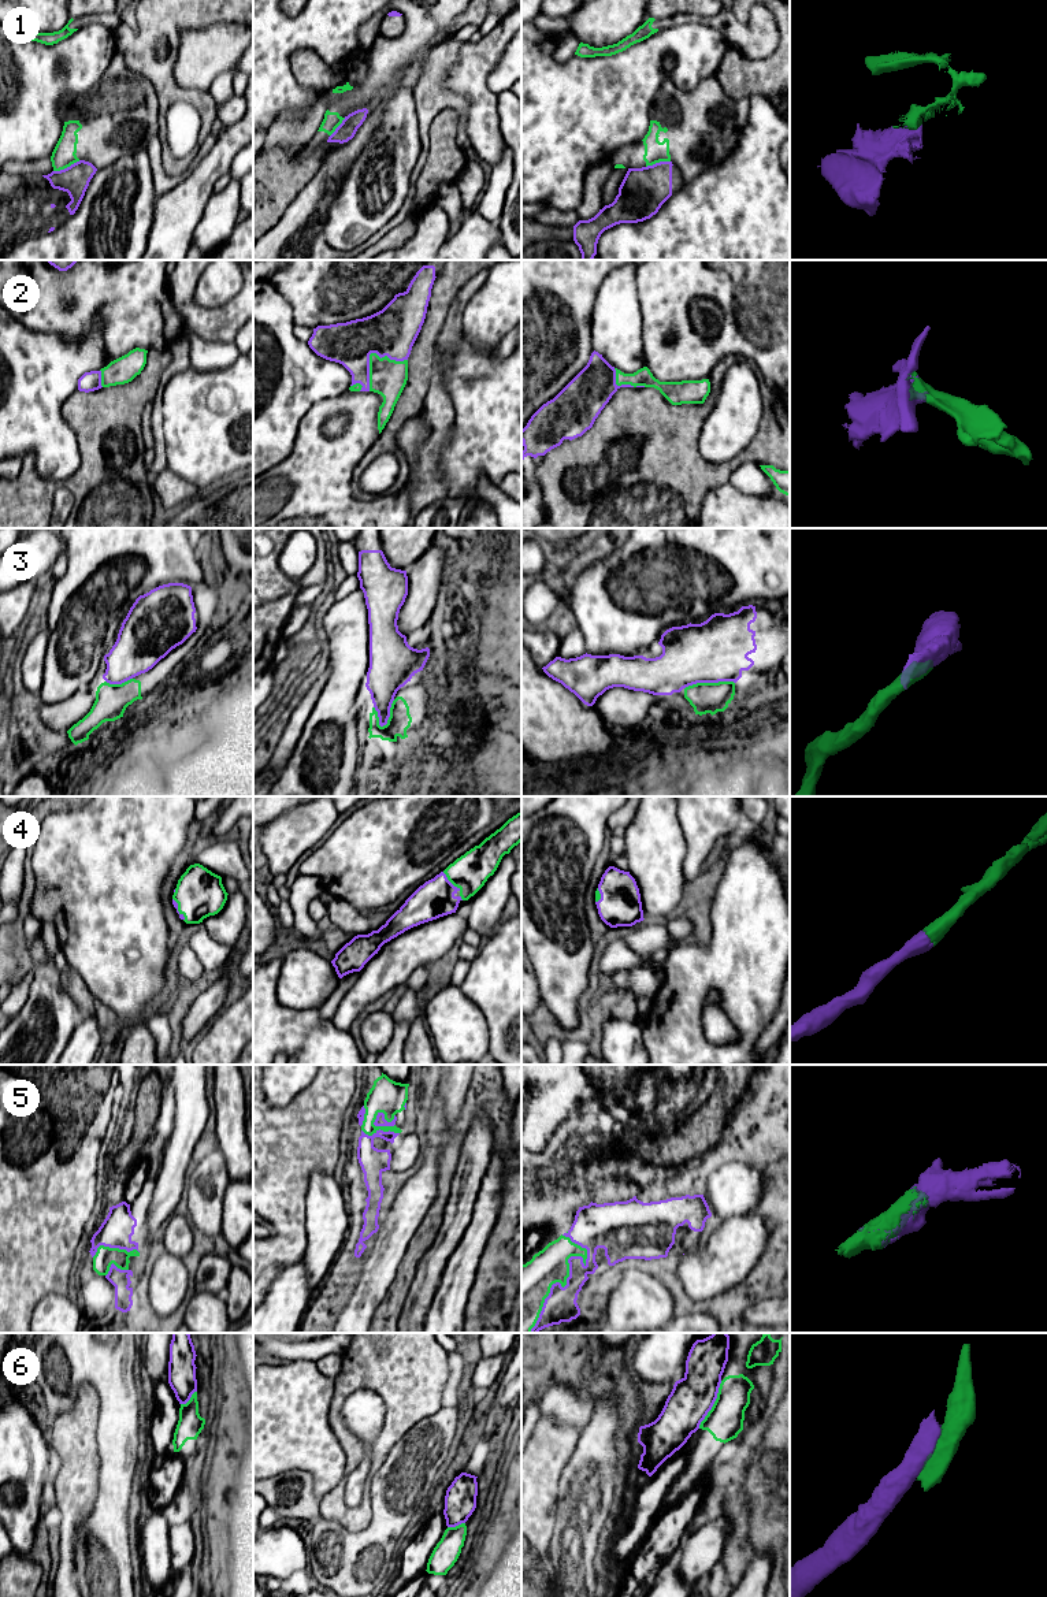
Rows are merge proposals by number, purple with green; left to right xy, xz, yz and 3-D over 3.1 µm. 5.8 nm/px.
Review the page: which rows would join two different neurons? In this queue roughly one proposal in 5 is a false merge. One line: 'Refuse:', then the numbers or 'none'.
Refuse: 1, 3, 6

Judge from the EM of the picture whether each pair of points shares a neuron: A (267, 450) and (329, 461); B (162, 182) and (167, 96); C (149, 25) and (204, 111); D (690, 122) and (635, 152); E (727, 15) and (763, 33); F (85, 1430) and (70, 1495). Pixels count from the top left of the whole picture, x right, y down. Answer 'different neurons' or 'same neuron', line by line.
A: different neurons
B: different neurons
C: same neuron
D: same neuron
E: same neuron
F: same neuron

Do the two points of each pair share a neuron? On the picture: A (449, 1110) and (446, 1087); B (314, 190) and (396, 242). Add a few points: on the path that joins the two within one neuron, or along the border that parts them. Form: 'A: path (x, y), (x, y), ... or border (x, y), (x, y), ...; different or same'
A: path (449, 1105), (449, 1092); same
B: border (408, 215), (371, 245); different

